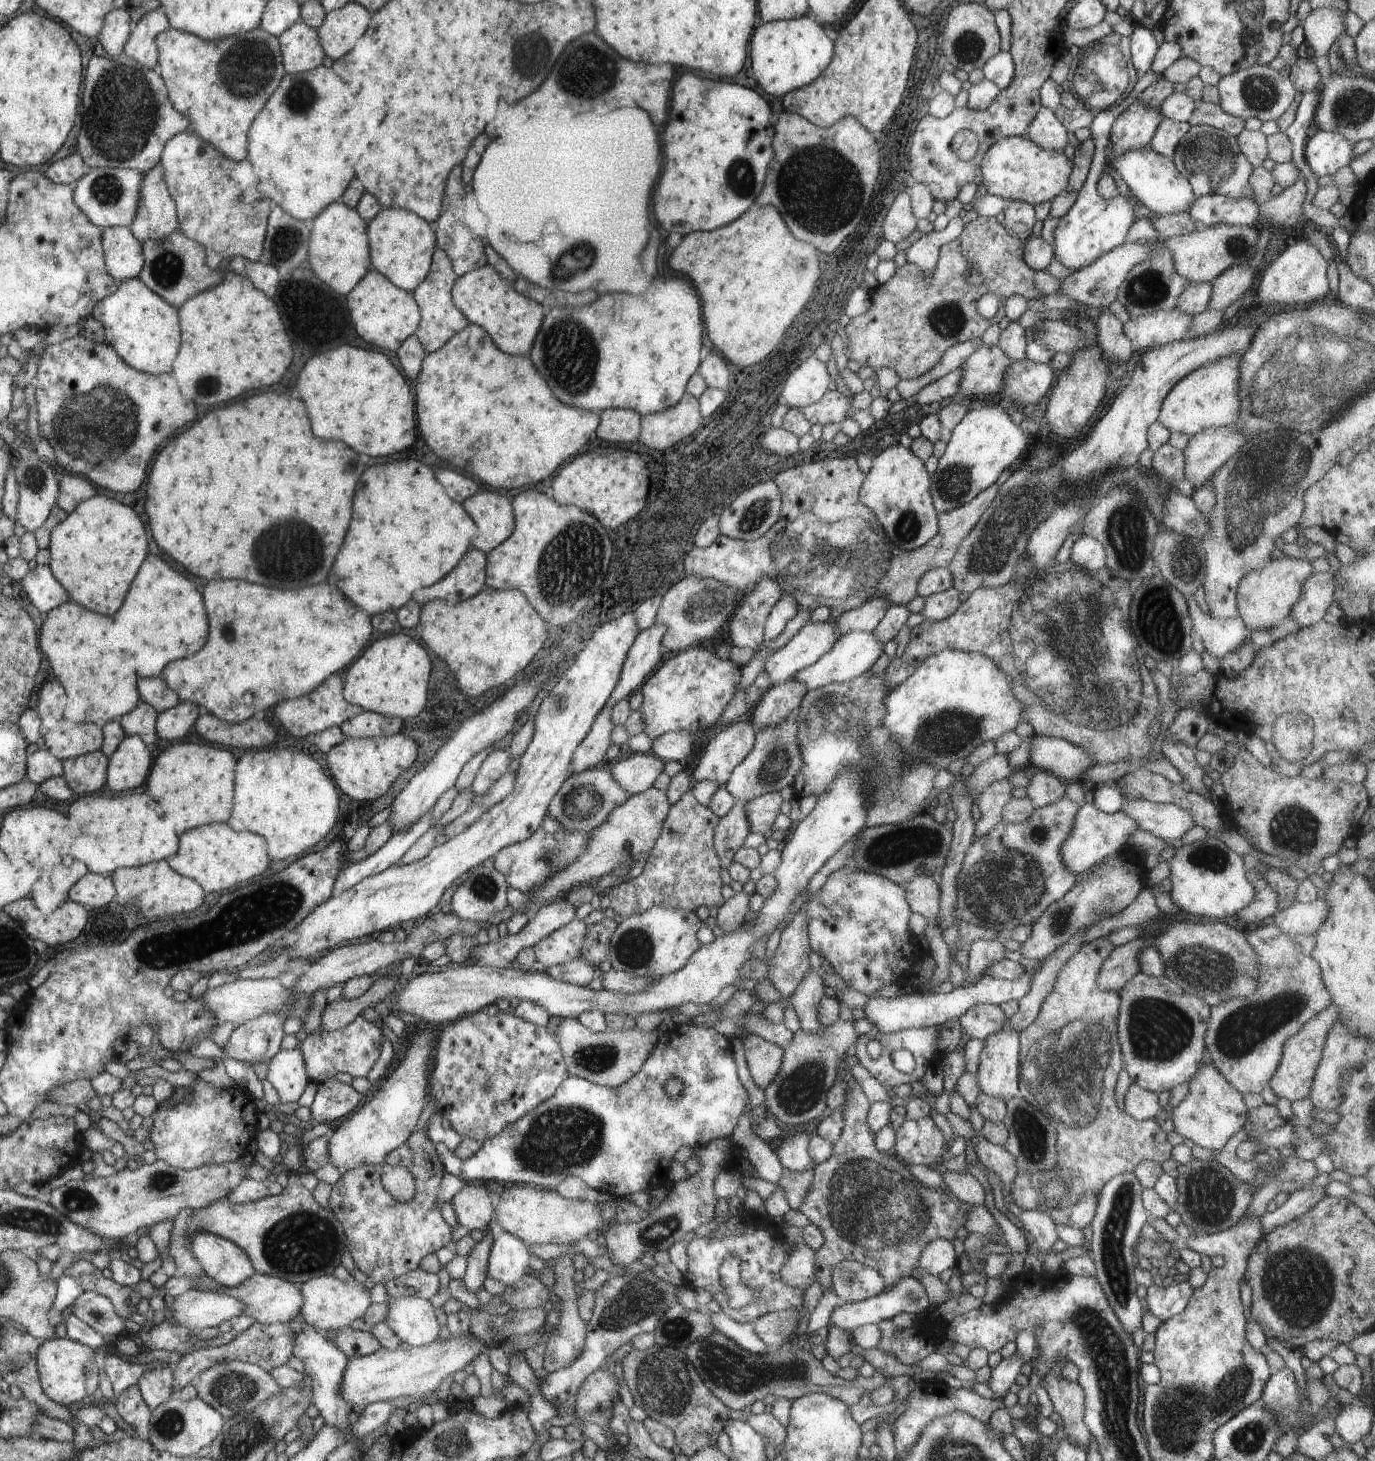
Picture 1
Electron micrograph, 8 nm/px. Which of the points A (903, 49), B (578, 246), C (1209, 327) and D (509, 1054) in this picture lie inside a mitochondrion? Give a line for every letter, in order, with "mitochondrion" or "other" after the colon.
A: other
B: mitochondrion
C: other
D: other

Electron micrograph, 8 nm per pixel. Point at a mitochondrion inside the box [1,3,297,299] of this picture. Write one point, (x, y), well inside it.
(121, 111)

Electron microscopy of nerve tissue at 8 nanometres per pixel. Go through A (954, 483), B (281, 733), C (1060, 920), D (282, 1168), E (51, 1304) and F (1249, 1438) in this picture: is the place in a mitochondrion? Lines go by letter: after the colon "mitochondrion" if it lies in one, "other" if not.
A: mitochondrion
B: other
C: mitochondrion
D: other
E: other
F: mitochondrion

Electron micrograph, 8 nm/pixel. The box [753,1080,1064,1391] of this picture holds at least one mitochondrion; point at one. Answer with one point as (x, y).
(878, 1212)

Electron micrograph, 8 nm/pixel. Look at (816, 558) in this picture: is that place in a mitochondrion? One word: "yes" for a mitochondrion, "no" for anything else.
yes

